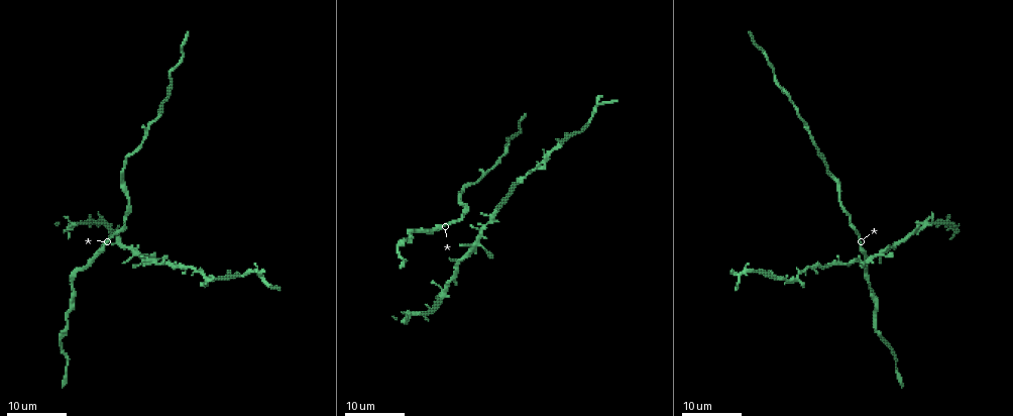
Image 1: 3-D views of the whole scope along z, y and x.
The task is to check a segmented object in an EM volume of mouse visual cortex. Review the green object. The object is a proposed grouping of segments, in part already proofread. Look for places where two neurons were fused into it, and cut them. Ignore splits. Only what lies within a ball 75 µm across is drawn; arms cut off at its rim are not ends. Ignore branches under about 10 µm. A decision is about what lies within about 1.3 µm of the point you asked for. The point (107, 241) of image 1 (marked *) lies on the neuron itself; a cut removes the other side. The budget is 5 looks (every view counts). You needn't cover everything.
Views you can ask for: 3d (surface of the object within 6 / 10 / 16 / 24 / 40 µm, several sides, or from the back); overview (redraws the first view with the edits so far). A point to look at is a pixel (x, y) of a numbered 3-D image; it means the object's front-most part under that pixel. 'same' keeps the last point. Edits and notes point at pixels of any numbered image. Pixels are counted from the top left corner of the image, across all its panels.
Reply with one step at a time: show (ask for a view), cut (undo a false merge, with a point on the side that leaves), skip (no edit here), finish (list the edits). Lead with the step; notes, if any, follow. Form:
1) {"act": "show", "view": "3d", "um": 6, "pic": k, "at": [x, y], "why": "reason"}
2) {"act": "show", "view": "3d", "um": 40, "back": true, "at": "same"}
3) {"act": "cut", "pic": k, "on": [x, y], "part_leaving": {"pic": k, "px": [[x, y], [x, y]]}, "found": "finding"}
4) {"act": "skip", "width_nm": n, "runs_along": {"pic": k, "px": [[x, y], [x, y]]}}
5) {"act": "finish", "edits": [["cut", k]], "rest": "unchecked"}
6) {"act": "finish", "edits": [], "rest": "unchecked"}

{"act": "show", "view": "3d", "um": 24, "pic": 1, "at": [474, 245]}

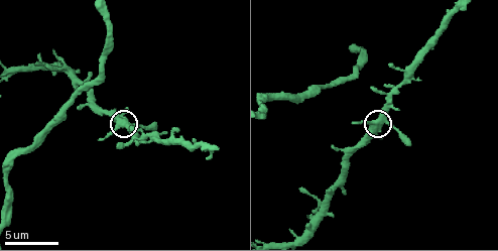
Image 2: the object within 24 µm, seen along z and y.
{"act": "show", "view": "3d", "um": 6, "pic": 2, "at": [379, 128]}

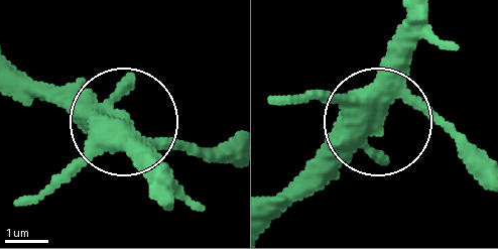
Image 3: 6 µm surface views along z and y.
{"act": "skip", "width_nm": 400, "found": "one neuron here"}

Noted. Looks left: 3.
{"act": "show", "view": "3d", "um": 10, "pic": 2, "at": [63, 118], "why": "arms part here"}

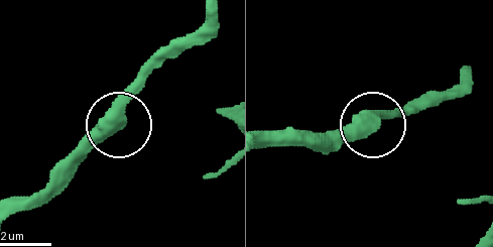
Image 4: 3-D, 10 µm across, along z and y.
{"act": "skip", "runs_along": {"pic": 4, "px": [[136, 90], [117, 126], [74, 169]]}, "found": "one neuron here"}

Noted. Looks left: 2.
{"act": "finish", "edits": [], "rest": "unchecked"}

